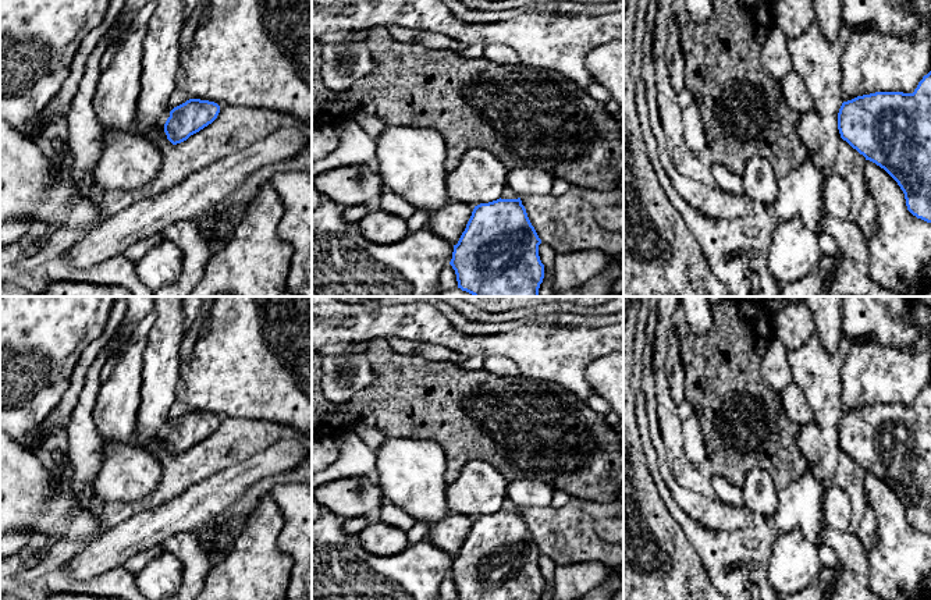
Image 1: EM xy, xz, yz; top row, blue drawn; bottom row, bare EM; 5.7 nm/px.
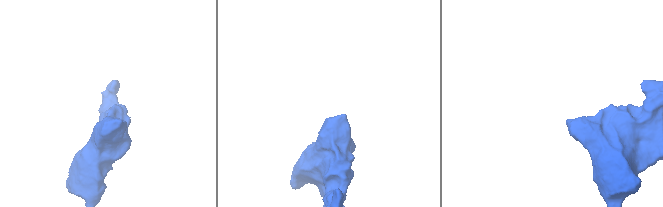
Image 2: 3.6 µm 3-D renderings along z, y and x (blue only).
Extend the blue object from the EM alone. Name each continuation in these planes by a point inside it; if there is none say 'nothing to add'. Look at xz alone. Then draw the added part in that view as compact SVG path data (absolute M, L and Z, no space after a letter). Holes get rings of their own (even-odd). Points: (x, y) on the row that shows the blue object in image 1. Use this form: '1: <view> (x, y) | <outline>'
1: xz (508, 192) | M505 182L501 194L501 199L518 199L518 194Z

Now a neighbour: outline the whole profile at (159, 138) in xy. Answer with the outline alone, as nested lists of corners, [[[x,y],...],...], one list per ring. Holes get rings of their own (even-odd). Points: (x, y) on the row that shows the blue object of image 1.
[[[167,106],[166,109],[166,117],[164,120],[159,124],[159,128],[154,129],[149,138],[149,139],[154,146],[156,149],[159,149],[160,152],[164,152],[168,146],[173,146],[173,143],[167,139],[167,135],[164,132],[164,124],[167,121],[167,118],[170,117],[170,111],[173,110],[174,107],[173,106]]]

